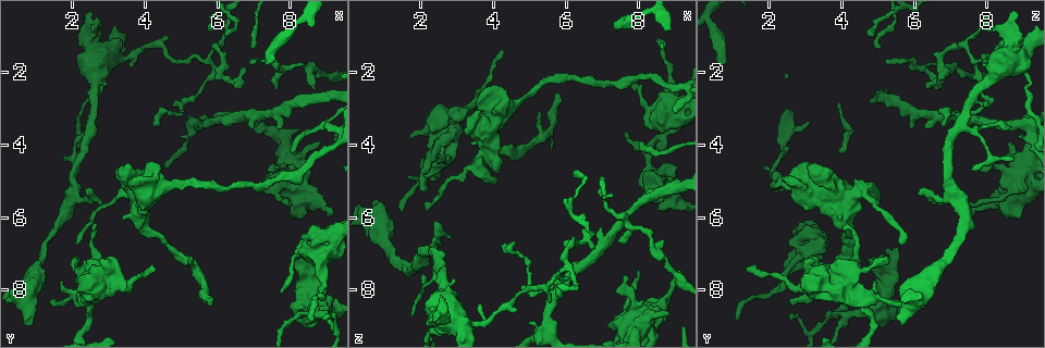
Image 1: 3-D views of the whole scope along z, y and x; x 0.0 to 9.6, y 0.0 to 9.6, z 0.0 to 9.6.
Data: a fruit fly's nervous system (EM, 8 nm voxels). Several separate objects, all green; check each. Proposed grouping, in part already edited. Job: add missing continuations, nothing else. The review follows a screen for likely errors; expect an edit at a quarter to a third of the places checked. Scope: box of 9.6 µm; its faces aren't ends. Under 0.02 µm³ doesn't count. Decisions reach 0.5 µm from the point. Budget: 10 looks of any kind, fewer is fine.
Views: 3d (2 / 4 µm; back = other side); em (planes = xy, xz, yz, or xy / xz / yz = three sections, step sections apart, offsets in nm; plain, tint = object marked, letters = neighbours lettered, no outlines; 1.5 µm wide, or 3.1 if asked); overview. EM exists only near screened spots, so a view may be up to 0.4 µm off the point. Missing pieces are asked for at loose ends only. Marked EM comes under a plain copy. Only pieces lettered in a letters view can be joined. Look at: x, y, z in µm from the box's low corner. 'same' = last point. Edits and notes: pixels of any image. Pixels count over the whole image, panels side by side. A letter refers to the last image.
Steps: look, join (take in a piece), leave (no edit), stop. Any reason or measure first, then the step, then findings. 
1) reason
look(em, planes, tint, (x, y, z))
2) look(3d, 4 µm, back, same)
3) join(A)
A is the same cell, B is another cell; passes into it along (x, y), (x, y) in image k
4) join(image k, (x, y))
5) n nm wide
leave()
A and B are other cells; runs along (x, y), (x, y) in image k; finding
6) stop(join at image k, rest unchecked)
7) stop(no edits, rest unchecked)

tapers out
look(em, planes, tint, (7.60, 4.60, 7.60))

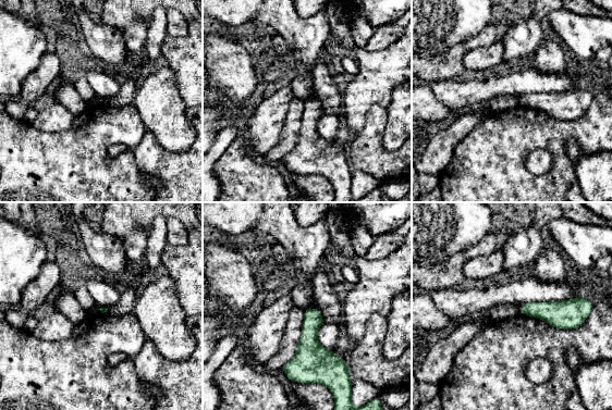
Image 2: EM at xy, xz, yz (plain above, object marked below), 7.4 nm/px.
look(em, planes, letters, same)

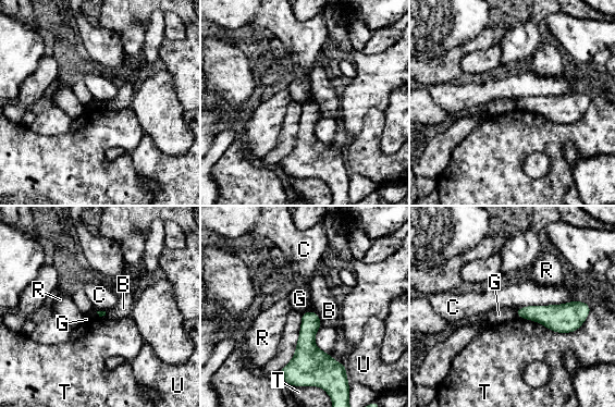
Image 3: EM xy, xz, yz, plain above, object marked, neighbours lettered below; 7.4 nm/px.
leave()
B, C, G, R, T and U are other cells; border along (515, 310), (517, 316) in image 3; no lettered piece goes on from it

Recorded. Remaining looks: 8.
an open end
look(em, xy, step 8, letters, (8.70, 6.85, 5.45))

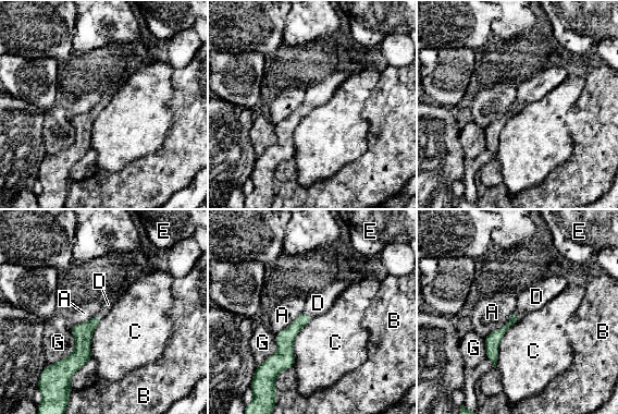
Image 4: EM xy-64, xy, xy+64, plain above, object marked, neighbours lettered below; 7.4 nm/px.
C touches over 380 nm
join(D)
D is the same cell, A, B, C, E and G are other cells; the neuron continues

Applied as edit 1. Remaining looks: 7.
an open end
look(em, planes, letters, (7.70, 8.10, 2.20))

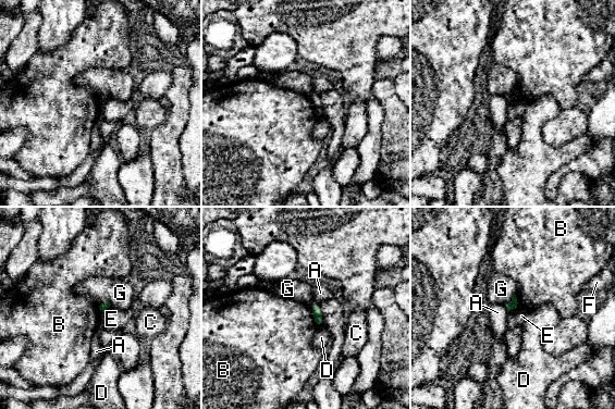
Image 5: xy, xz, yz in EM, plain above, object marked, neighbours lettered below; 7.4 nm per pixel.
leave()
A, B, C, D, E, F and G are other cells; none of them fits

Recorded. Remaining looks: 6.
thin end
look(3d, 4 µm, (4.25, 7.40, 1.35))

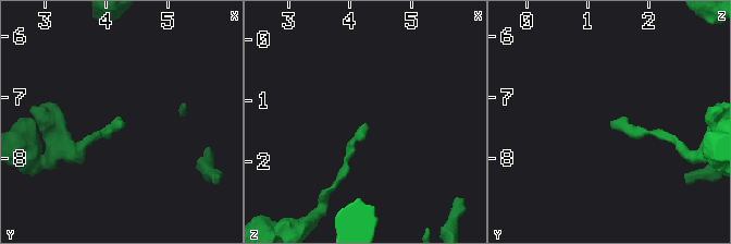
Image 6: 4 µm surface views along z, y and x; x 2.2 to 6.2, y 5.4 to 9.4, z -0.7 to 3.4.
shape alone is not enough
look(em, yz, step 8, letters, (4.25, 7.45, 1.35))

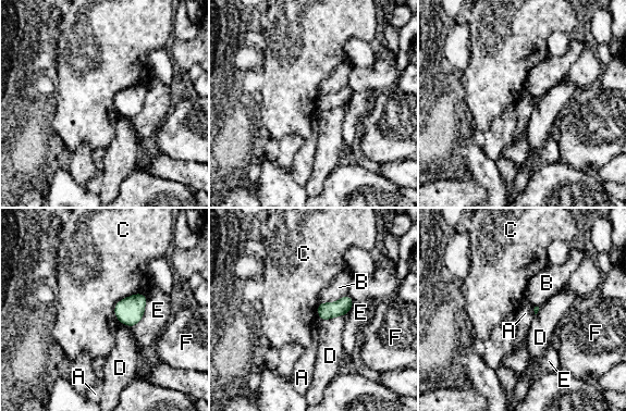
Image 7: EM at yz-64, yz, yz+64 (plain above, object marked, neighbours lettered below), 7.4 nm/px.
look(em, planes, letters, same)

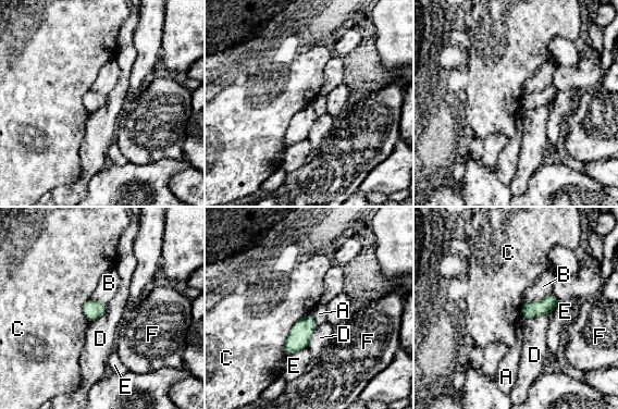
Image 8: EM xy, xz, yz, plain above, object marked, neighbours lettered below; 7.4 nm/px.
C touches over 380 nm
leave()
A, B, C, D, E and F are other cells; border along (309, 313), (292, 327), (284, 357) in image 8; none of them fits

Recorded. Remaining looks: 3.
stop(join at image 4, rest unchecked)

